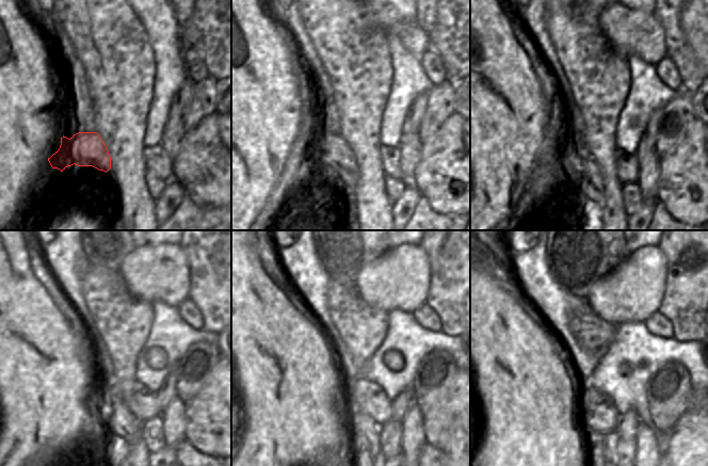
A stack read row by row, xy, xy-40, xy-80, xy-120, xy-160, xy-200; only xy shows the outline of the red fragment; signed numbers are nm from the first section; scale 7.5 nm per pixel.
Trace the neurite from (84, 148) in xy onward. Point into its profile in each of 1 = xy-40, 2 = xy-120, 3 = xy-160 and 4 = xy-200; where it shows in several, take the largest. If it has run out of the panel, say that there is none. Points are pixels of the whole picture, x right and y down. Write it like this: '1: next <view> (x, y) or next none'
1: next xy-40 (331, 151)
2: next xy-120 (108, 406)
3: next xy-160 (357, 422)
4: next xy-200 (611, 438)

